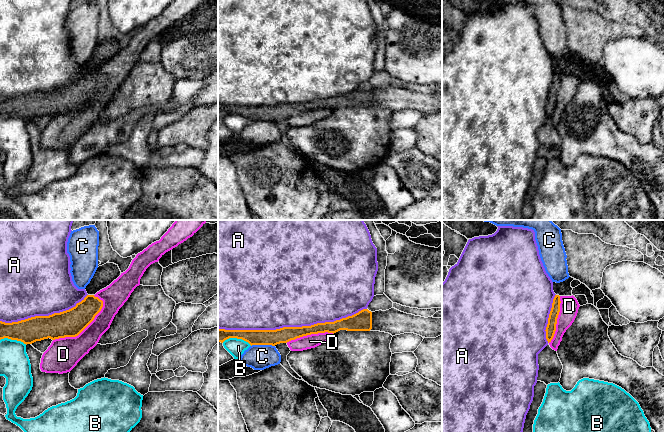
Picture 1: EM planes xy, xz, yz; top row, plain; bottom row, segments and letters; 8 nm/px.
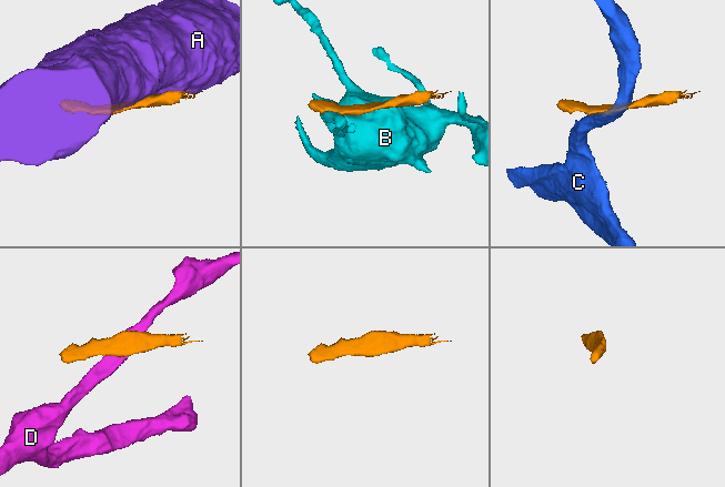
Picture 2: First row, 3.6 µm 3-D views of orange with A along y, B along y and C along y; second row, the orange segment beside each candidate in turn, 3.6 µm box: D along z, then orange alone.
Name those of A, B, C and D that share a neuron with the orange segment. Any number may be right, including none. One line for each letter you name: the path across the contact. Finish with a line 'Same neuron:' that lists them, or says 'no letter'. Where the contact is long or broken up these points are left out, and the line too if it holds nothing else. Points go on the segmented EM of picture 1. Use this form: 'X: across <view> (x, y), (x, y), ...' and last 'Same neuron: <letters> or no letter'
Same neuron: no letter

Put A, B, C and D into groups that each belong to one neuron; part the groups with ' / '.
A / B / C / D

